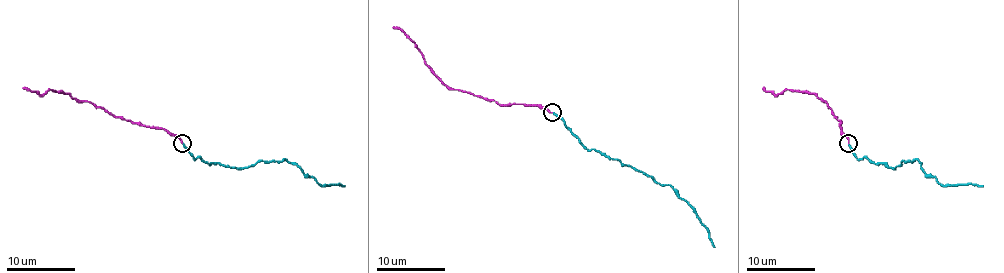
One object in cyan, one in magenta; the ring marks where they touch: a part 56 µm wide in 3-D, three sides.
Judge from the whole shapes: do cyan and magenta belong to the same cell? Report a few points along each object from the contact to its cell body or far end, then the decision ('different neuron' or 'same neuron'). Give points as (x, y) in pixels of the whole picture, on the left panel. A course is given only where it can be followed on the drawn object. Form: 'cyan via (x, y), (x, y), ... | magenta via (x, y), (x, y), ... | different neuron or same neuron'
cyan via (182, 143), (194, 159), (199, 157), (208, 164), (249, 167), (261, 160), (284, 159), (322, 186), (344, 186) | magenta via (182, 143), (165, 130), (116, 118), (90, 102), (49, 89), (38, 94), (22, 87) | same neuron

